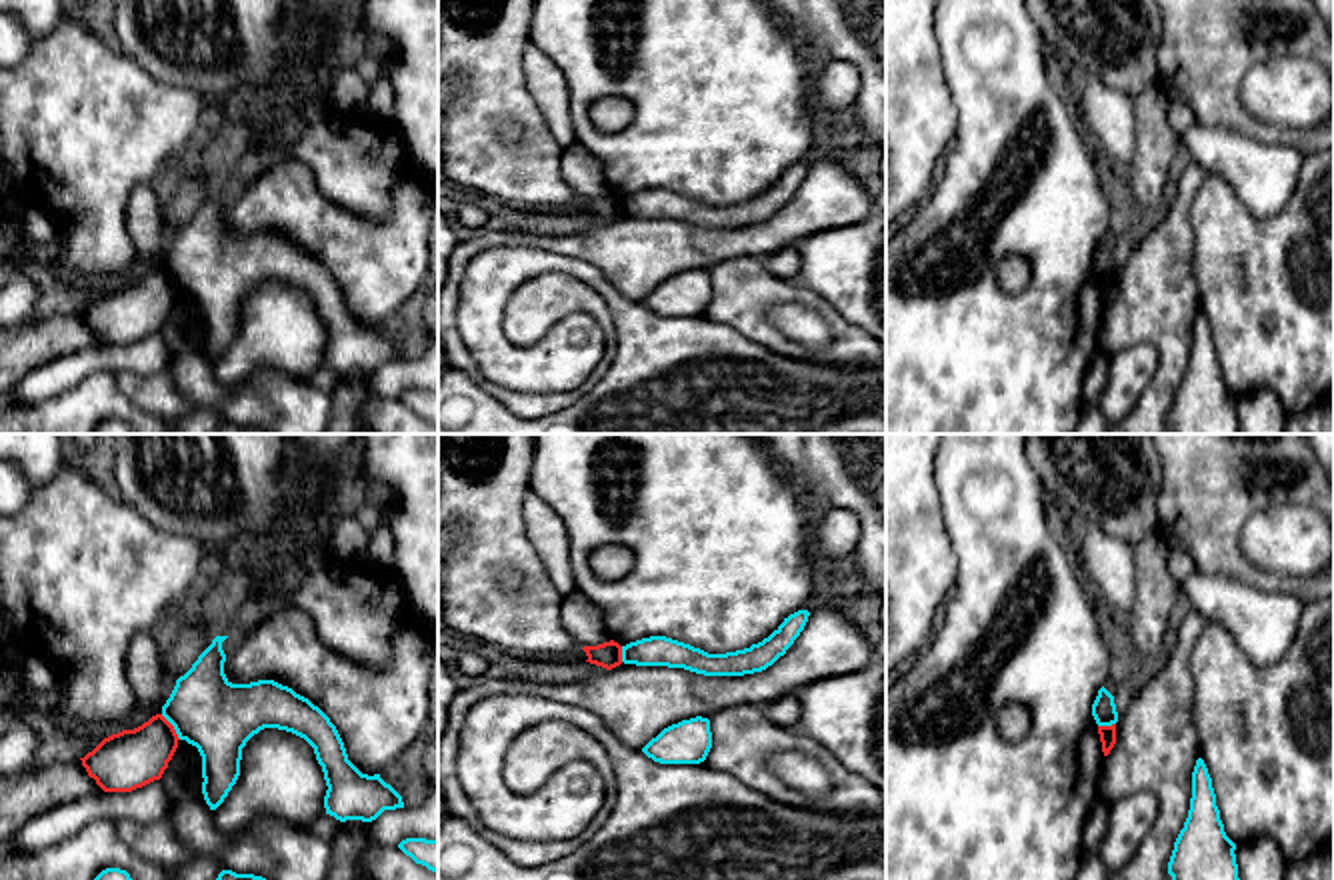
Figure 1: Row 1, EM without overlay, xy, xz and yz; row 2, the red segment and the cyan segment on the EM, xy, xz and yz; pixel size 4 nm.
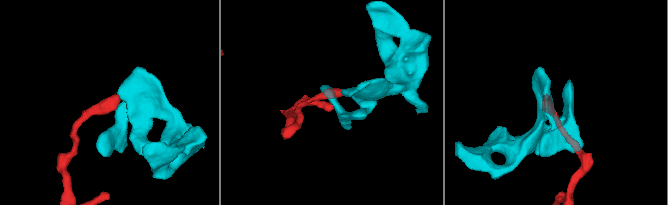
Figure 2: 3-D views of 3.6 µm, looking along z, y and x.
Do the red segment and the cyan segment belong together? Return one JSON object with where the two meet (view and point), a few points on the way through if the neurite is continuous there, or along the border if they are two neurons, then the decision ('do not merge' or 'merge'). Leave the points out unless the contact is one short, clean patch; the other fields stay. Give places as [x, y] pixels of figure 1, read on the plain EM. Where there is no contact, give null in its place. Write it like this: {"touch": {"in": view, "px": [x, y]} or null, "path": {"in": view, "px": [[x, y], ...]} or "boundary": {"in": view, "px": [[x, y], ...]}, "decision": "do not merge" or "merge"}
{"touch": {"in": "xy", "px": [172, 278]}, "boundary": {"in": "xy", "px": [[160, 266], [180, 290]]}, "decision": "do not merge"}

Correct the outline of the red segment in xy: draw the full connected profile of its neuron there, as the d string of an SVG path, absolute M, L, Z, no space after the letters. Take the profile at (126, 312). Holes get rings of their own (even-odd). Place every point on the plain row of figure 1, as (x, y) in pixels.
M156 266L134 282L104 290L80 312L104 344L132 344L162 330L178 292L174 278Z

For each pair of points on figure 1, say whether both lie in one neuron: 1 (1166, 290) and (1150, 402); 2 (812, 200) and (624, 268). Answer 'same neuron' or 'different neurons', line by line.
1: same neuron
2: same neuron

